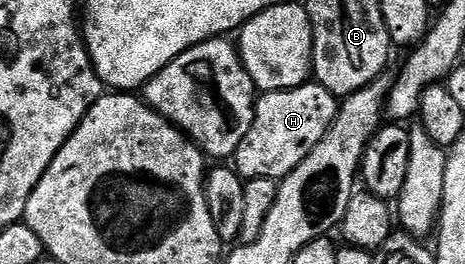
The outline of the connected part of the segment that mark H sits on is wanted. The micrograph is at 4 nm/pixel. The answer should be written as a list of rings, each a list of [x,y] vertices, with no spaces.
[[[317,82],[302,84],[300,88],[262,93],[255,101],[253,126],[249,126],[249,134],[241,138],[241,146],[234,154],[235,171],[244,181],[253,178],[282,181],[284,176],[297,170],[313,146],[325,138],[339,112],[339,106],[340,101],[336,96]]]

